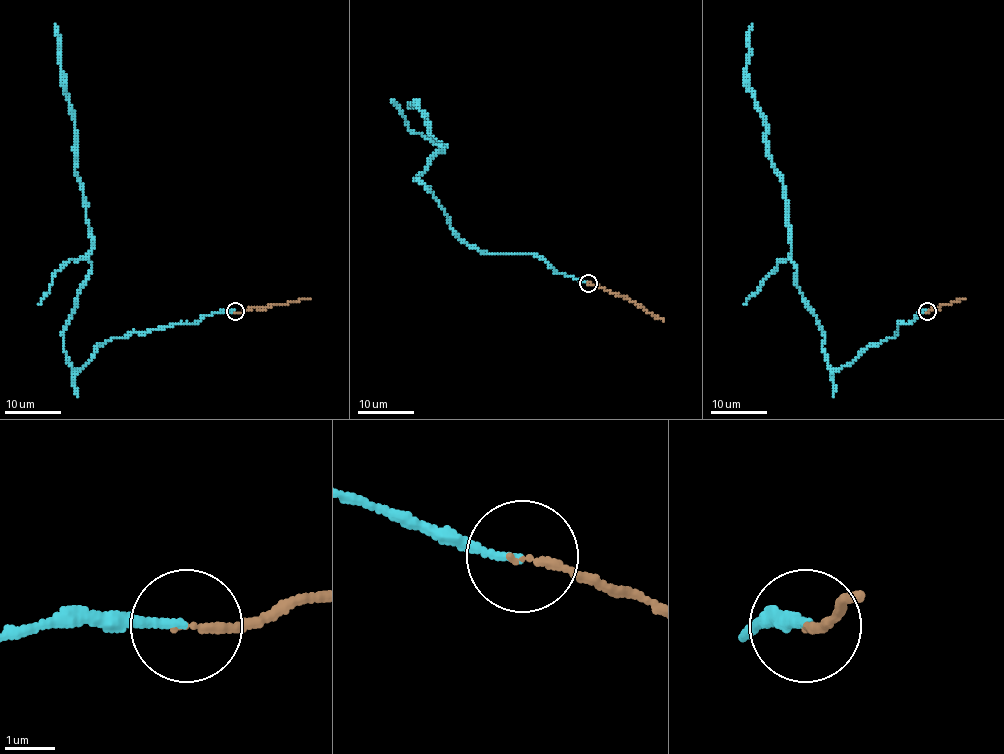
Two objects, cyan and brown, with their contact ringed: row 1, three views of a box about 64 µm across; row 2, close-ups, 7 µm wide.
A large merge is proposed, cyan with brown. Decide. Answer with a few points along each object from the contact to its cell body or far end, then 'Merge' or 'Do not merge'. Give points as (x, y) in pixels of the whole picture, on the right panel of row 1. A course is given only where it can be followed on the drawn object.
Course of cyan: (926, 312), (841, 368), (828, 365), (824, 331), (796, 284), (783, 181), (748, 88), (753, 23). Course of brown: (926, 312), (964, 299). Merge

